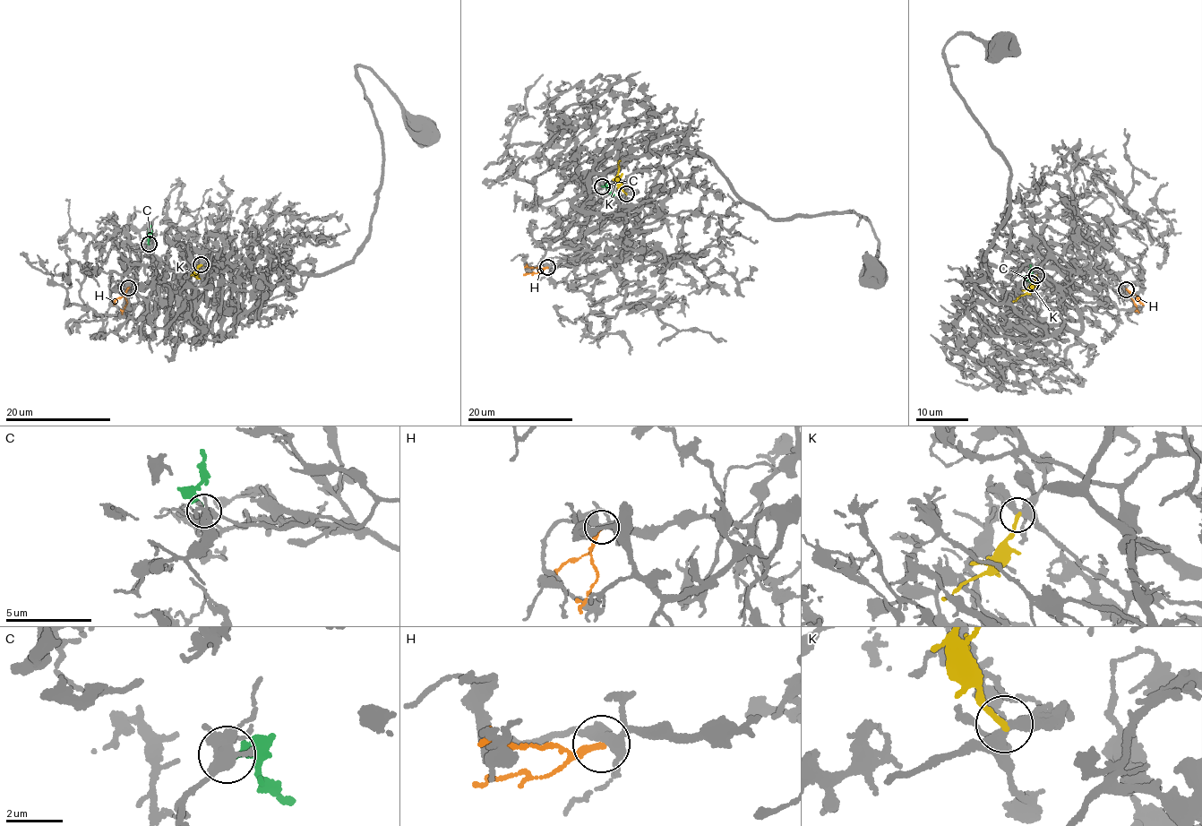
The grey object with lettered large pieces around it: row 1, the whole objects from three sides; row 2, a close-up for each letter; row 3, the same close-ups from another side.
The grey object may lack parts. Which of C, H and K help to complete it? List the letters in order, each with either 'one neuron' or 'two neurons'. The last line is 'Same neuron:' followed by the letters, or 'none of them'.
C: one neuron
H: two neurons
K: two neurons
Same neuron: C

